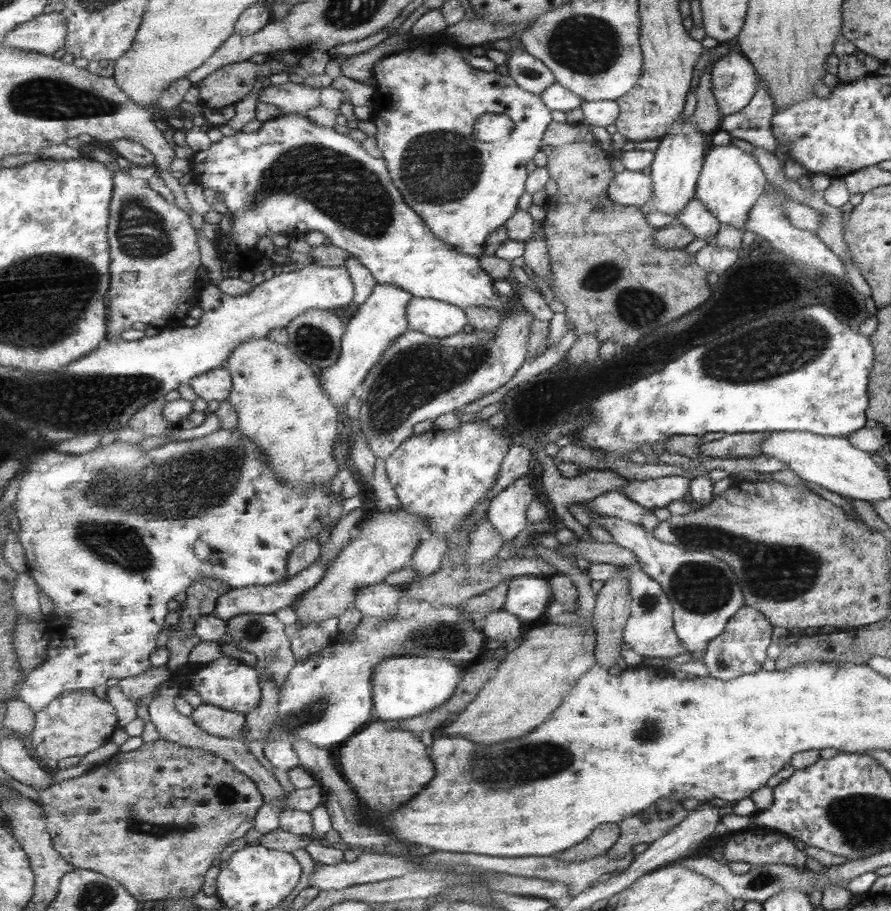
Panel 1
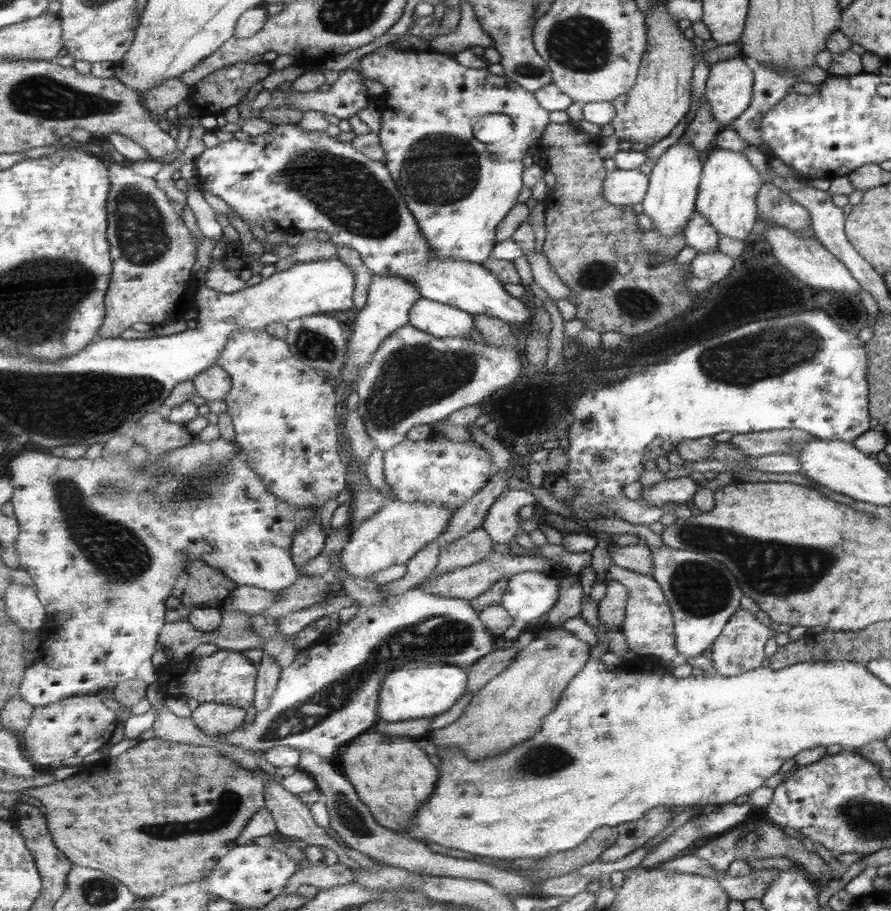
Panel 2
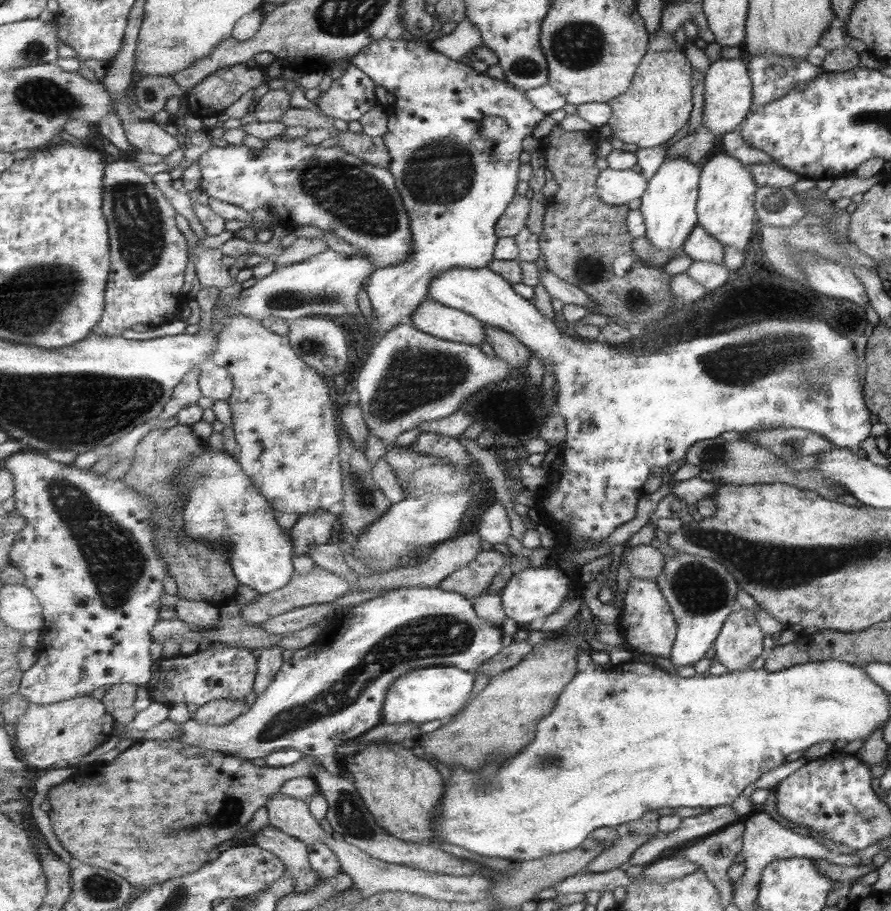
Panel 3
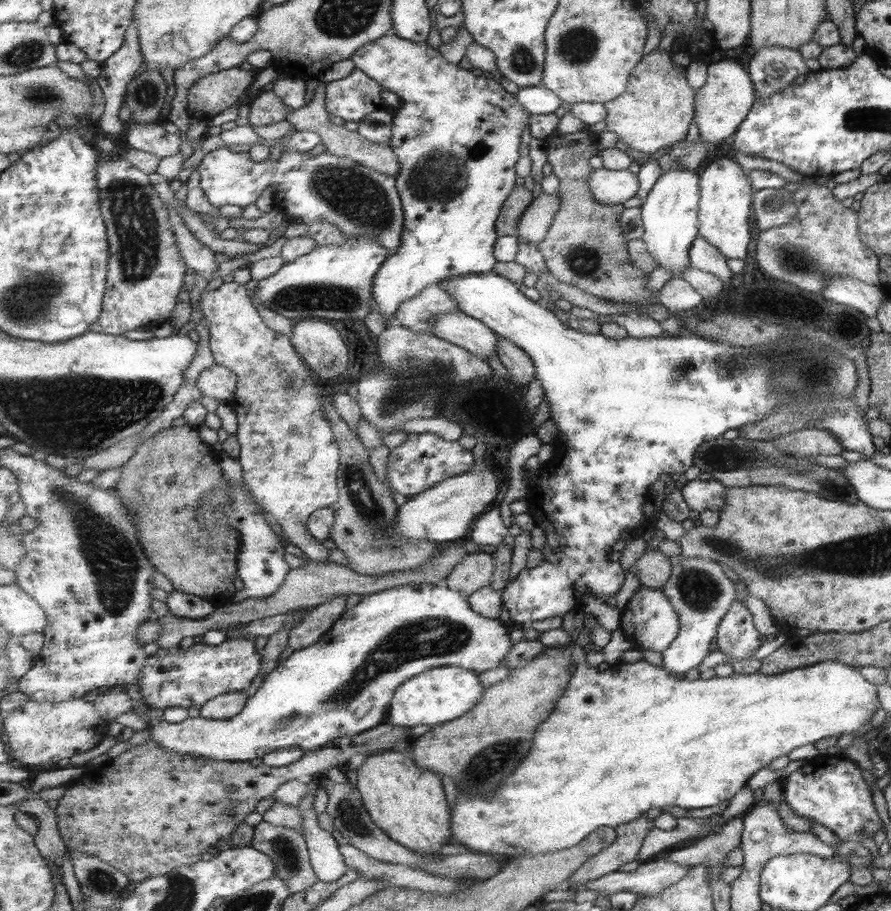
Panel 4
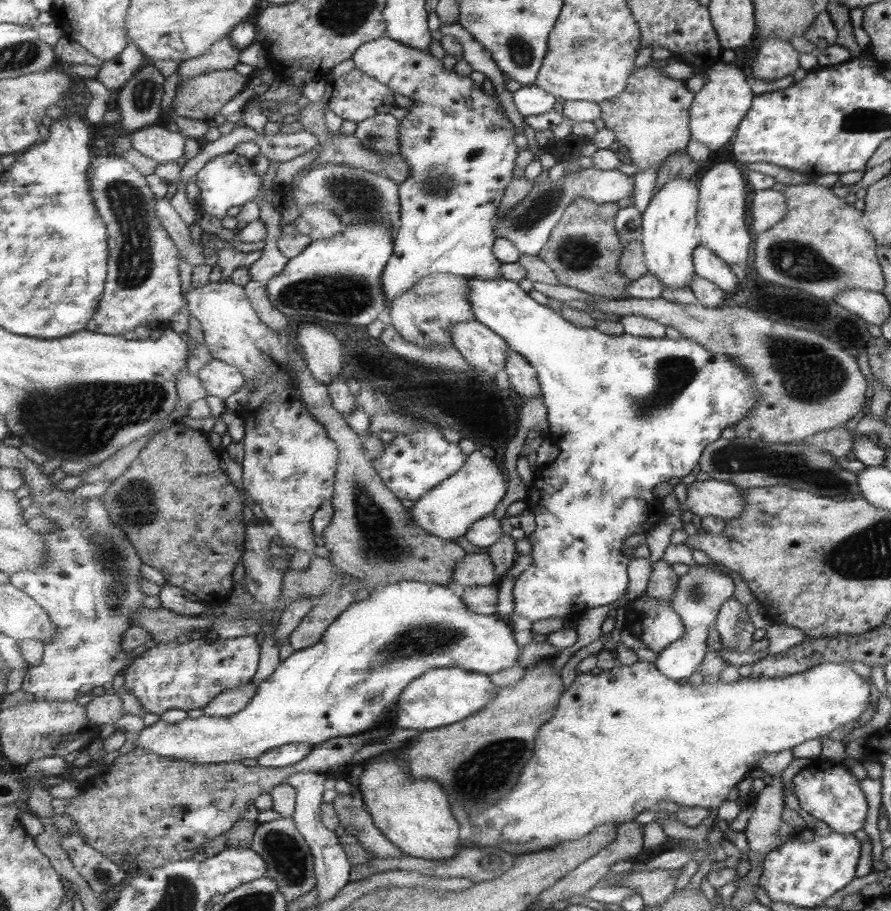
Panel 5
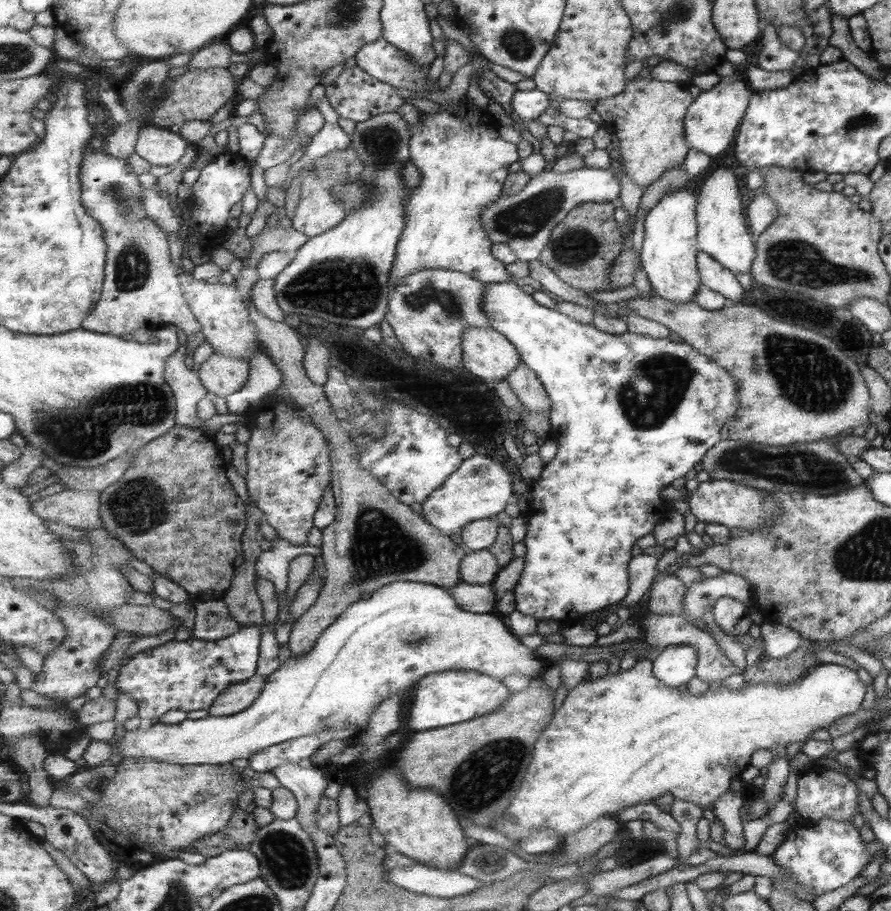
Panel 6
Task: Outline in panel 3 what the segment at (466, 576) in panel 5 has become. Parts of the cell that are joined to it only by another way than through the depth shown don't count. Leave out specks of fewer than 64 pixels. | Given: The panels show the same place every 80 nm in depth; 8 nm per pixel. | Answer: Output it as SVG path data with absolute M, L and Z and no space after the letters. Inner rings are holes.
M493 550L482 551L471 564L443 580L440 587L447 592L459 592L469 600L476 600L490 588L497 574L506 566L518 570L514 568L514 556Z

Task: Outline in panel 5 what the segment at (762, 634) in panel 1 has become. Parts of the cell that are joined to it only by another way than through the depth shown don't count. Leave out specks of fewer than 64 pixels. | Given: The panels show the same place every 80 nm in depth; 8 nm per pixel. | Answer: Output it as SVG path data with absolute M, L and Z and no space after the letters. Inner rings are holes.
M737 599L726 600L722 604L714 629L722 646L730 651L745 652L753 644L753 626L743 604L739 604Z

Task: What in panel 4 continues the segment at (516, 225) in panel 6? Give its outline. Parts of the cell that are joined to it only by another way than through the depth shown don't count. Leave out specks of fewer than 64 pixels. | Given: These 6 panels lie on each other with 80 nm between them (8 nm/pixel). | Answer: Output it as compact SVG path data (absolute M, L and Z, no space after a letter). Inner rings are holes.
M604 166L590 176L590 187L601 204L623 204L637 197L641 181L638 173L627 170L609 170ZM559 190L551 195L543 193L535 198L532 204L529 205L527 212L520 220L518 238L523 237L531 244L540 246L545 236L549 232L552 220L560 207Z

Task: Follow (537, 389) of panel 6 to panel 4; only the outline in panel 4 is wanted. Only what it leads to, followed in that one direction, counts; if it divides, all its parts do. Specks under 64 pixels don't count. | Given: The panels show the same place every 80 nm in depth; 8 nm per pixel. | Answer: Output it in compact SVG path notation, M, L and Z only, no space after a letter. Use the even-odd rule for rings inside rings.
M499 336L499 351L500 362L508 369L509 378L515 384L528 386L531 380L535 380L536 367L534 366L531 356L523 350L509 342L507 338Z

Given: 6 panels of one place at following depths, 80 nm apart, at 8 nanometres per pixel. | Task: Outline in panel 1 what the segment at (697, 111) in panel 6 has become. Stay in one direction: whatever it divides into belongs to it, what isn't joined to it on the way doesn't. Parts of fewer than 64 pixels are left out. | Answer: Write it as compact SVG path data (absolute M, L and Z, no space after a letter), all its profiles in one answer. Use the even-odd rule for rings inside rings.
M731 44L726 54L712 65L712 93L721 116L739 112L758 87L757 72Z

